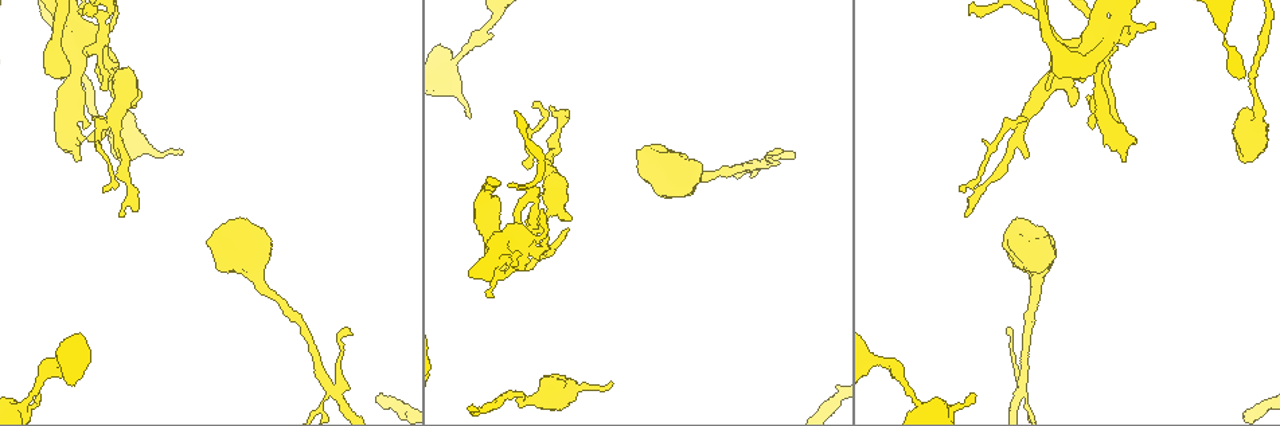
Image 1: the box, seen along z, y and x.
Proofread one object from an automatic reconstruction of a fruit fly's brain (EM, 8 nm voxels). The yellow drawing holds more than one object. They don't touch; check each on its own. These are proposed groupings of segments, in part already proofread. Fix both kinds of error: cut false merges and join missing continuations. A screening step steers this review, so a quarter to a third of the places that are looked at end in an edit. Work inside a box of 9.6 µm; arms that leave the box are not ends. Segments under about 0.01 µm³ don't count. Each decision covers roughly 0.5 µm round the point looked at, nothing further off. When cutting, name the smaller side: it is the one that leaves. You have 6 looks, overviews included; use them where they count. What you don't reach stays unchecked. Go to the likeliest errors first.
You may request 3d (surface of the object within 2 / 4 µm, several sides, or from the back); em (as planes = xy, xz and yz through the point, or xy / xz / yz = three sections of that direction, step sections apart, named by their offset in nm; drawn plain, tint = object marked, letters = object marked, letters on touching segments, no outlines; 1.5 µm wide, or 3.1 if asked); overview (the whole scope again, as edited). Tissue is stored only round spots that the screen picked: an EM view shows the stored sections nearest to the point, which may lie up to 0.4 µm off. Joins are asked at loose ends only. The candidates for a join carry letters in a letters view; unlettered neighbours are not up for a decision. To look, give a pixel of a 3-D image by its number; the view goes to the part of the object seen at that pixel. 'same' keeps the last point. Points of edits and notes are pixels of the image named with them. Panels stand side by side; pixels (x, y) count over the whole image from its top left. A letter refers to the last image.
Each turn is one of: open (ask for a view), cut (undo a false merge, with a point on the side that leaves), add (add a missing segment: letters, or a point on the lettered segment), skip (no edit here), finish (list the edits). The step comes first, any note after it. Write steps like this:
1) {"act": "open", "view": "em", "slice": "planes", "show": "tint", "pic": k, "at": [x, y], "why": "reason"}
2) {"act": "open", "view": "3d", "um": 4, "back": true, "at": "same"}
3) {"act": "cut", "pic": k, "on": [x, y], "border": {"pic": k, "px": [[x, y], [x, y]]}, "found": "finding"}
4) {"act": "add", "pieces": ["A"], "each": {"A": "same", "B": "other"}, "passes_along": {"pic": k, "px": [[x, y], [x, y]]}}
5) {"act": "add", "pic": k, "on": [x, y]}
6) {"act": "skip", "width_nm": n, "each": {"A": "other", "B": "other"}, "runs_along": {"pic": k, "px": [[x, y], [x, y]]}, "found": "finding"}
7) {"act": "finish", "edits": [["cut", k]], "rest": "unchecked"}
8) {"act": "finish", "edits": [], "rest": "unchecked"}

{"act": "open", "view": "em", "slice": "planes", "show": "letters", "pic": 1, "at": [1021, 388]}

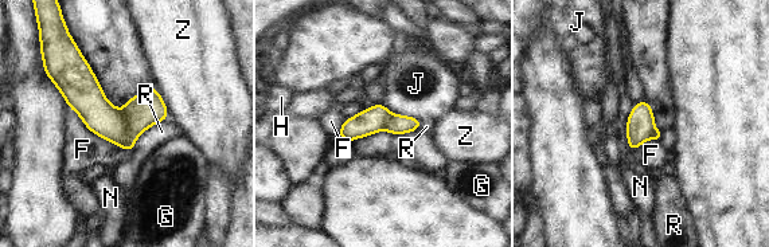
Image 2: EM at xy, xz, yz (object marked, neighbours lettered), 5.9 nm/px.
{"act": "cut", "pic": 2, "on": [145, 109], "longest_contact_nm": ["F", 480], "each": {"F": "other", "G": "other", "H": "other", "J": "other", "N": "other", "R": "other", "Z": "other"}, "border": {"pic": 2, "px": [[121, 113], [125, 138], [132, 144]]}, "found": "a second neuron is stuck on"}

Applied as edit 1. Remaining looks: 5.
{"act": "open", "view": "overview", "why": "see it whole again"}

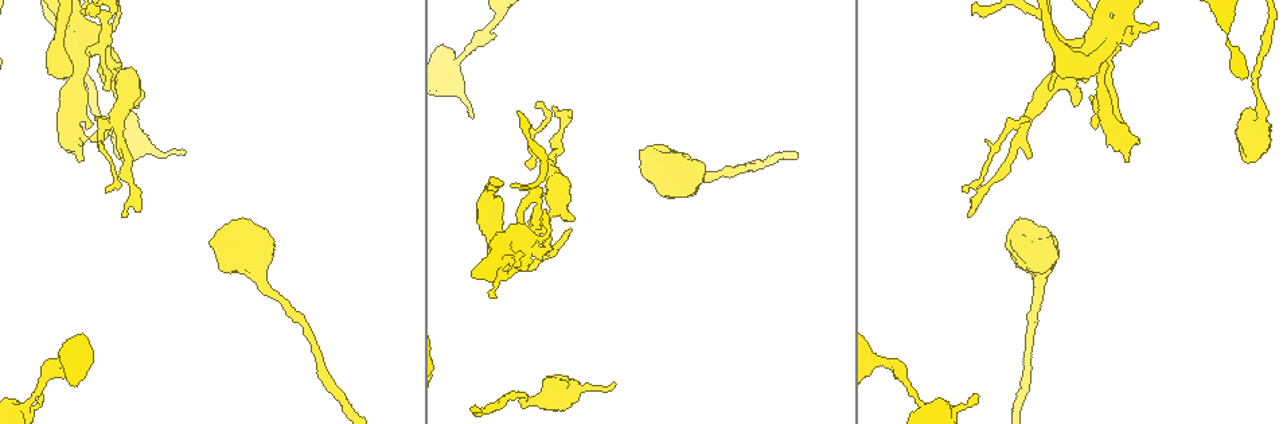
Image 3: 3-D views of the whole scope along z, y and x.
{"act": "open", "view": "em", "slice": "planes", "show": "letters", "pic": 3, "at": [106, 191], "why": "branch stops here"}

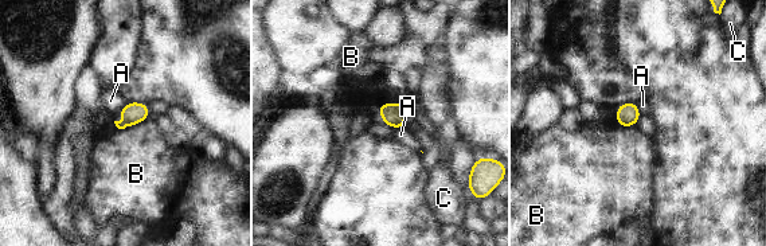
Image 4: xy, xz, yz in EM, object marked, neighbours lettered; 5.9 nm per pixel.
{"act": "skip", "each": {"A": "other", "B": "other", "C": "other"}, "border": {"pic": 4, "px": [[147, 118], [118, 129]]}, "found": "no lettered segment goes on from it"}

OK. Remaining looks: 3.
{"act": "open", "view": "em", "slice": "planes", "show": "letters", "pic": 3, "at": [472, 116], "why": "an open end"}

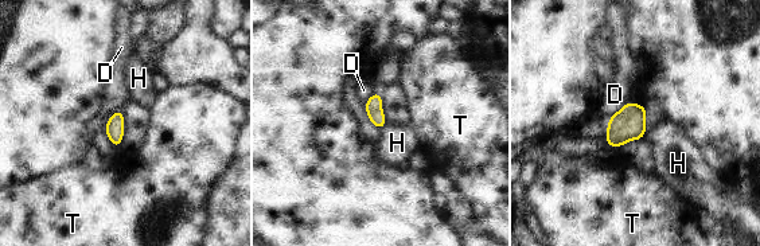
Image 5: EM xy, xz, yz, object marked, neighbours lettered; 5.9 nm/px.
{"act": "skip", "each": {"D": "other", "H": "other", "T": "other"}, "border": {"pic": 5, "px": [[646, 132], [642, 137]]}, "found": "no lettered segment goes on from it"}

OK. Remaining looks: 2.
{"act": "finish", "edits": [["cut", 2]], "rest": "unchecked"}

